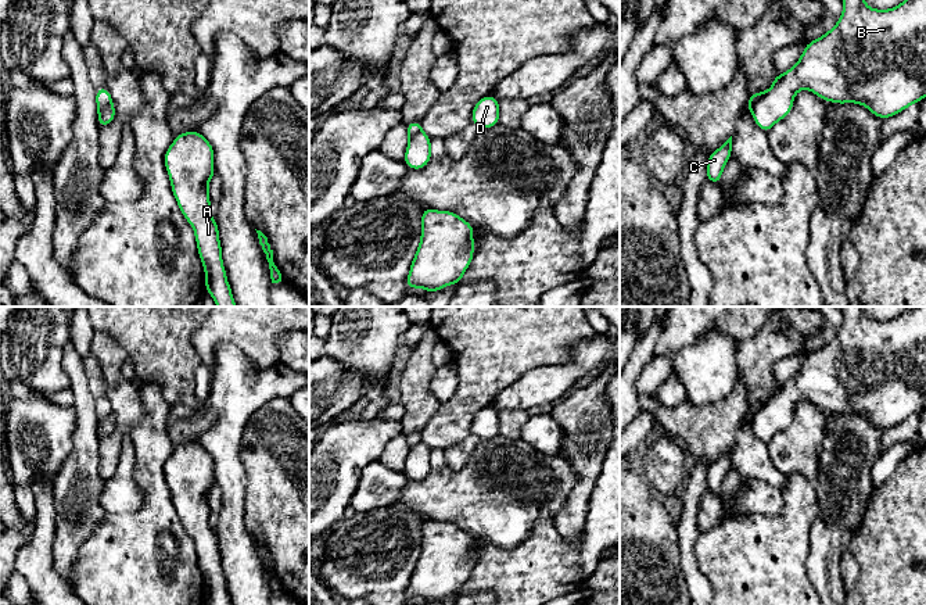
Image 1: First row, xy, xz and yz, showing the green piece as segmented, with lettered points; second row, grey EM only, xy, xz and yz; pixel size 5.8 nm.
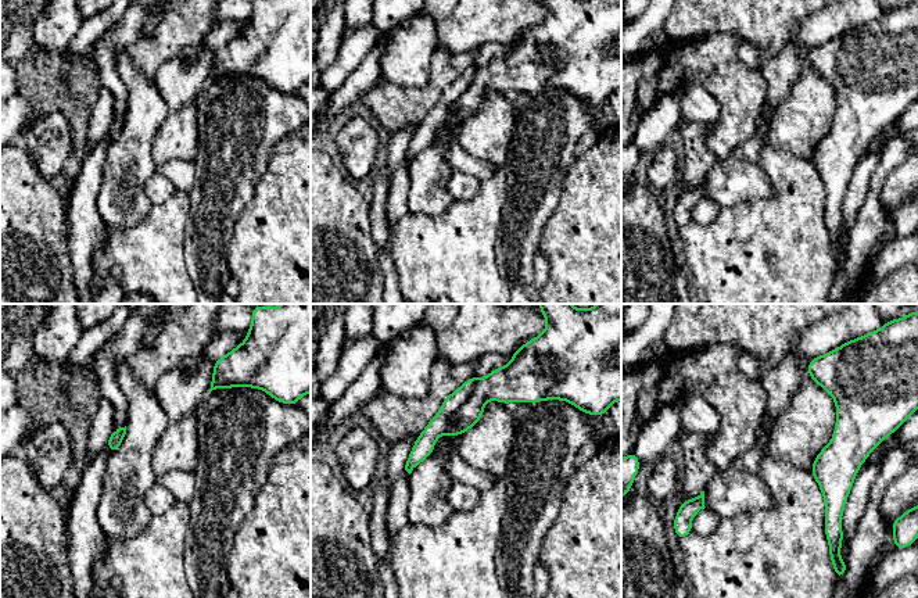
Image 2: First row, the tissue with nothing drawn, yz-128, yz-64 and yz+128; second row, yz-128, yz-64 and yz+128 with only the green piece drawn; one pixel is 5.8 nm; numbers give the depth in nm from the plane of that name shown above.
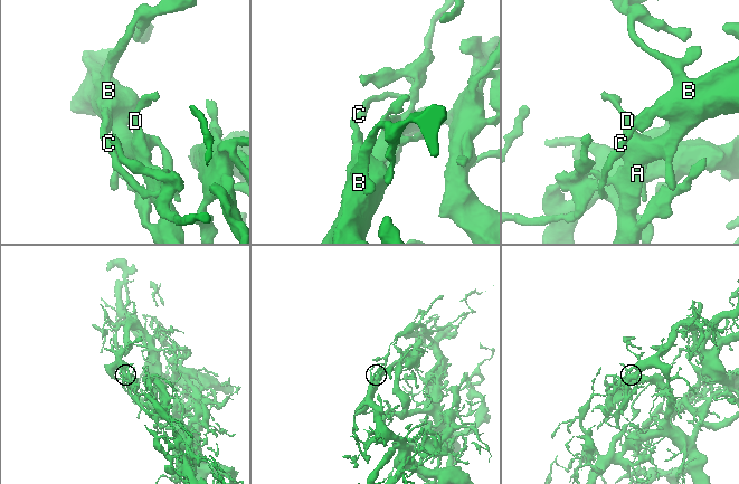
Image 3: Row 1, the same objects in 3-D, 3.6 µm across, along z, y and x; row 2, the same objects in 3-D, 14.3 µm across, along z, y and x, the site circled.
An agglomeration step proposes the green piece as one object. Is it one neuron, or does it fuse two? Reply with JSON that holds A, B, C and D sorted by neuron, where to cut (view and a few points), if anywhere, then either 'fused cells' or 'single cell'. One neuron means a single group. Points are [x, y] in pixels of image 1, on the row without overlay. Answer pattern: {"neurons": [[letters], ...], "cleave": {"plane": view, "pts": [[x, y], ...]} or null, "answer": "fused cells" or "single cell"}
{"neurons": [["A", "B", "D"], ["C"]], "cleave": {"plane": "yz", "pts": [[765, 404], [753, 416], [752, 422]]}, "answer": "fused cells"}

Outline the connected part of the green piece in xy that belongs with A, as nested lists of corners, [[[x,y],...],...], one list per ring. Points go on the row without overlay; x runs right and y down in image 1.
[[[184,443],[175,448],[164,465],[173,506],[183,527],[194,537],[200,570],[205,580],[209,605],[232,605],[222,573],[219,540],[209,526],[208,494],[216,484],[213,458],[201,443]]]

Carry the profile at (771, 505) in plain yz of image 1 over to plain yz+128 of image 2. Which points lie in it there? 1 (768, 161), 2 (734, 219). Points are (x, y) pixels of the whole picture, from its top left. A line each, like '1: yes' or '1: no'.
1: no
2: no

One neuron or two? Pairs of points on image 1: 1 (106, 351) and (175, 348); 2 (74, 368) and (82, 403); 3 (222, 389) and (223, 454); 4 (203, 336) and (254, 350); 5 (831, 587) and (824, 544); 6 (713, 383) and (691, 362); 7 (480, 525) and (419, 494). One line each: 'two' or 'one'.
1: two
2: one
3: one
4: one
5: one
6: one
7: one

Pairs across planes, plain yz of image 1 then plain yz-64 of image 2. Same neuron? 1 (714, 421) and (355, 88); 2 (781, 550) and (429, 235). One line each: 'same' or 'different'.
1: different
2: same

